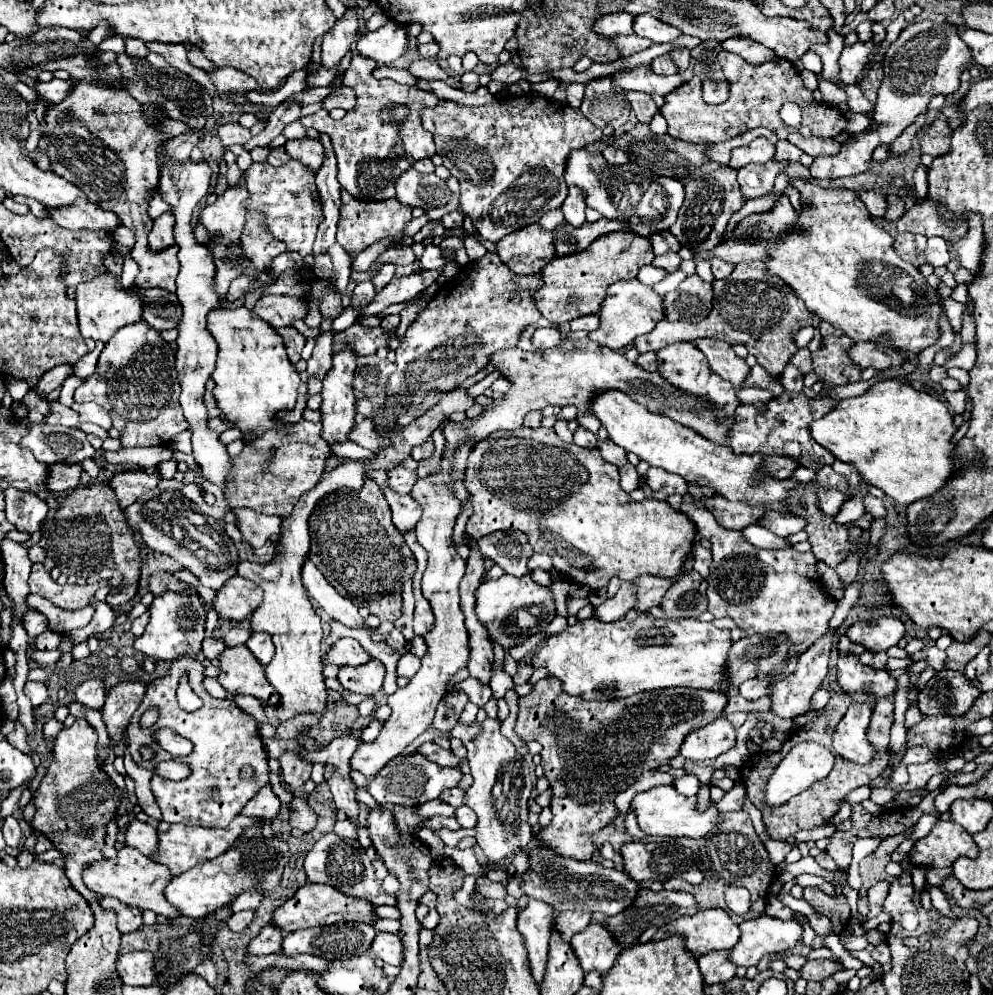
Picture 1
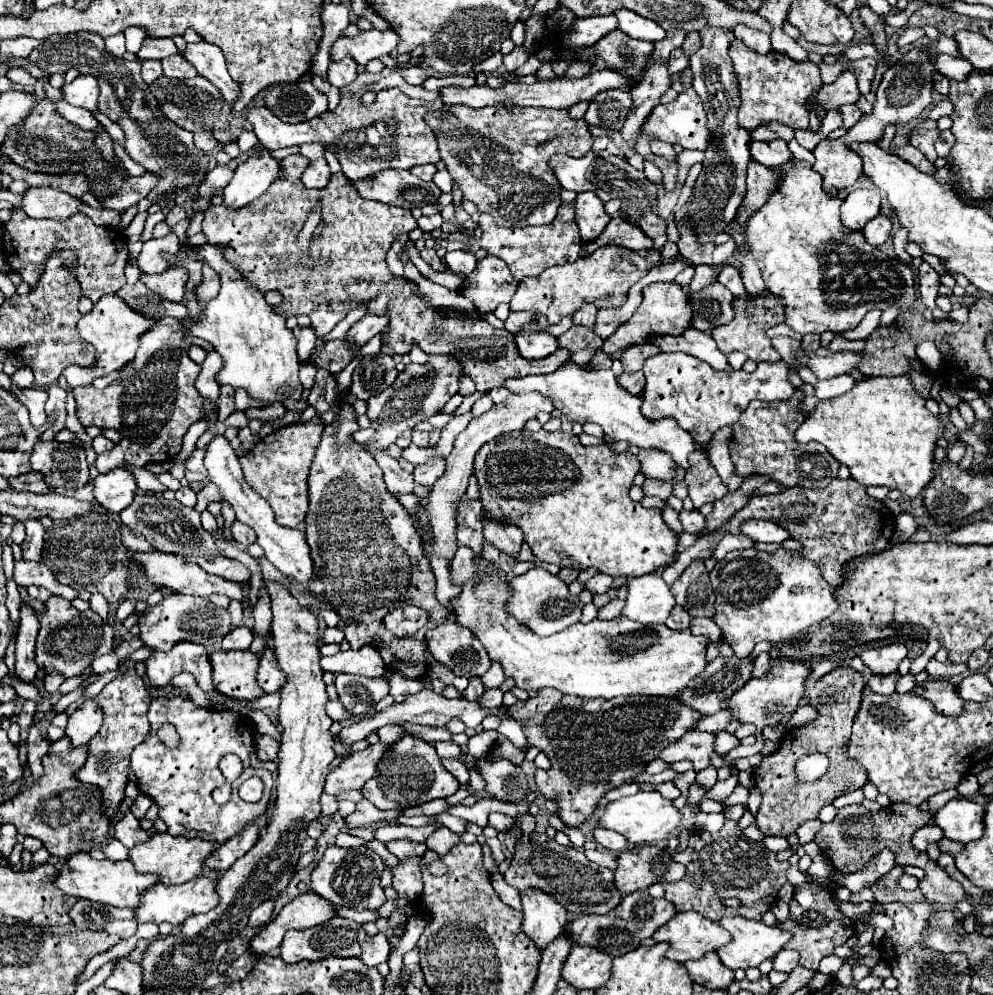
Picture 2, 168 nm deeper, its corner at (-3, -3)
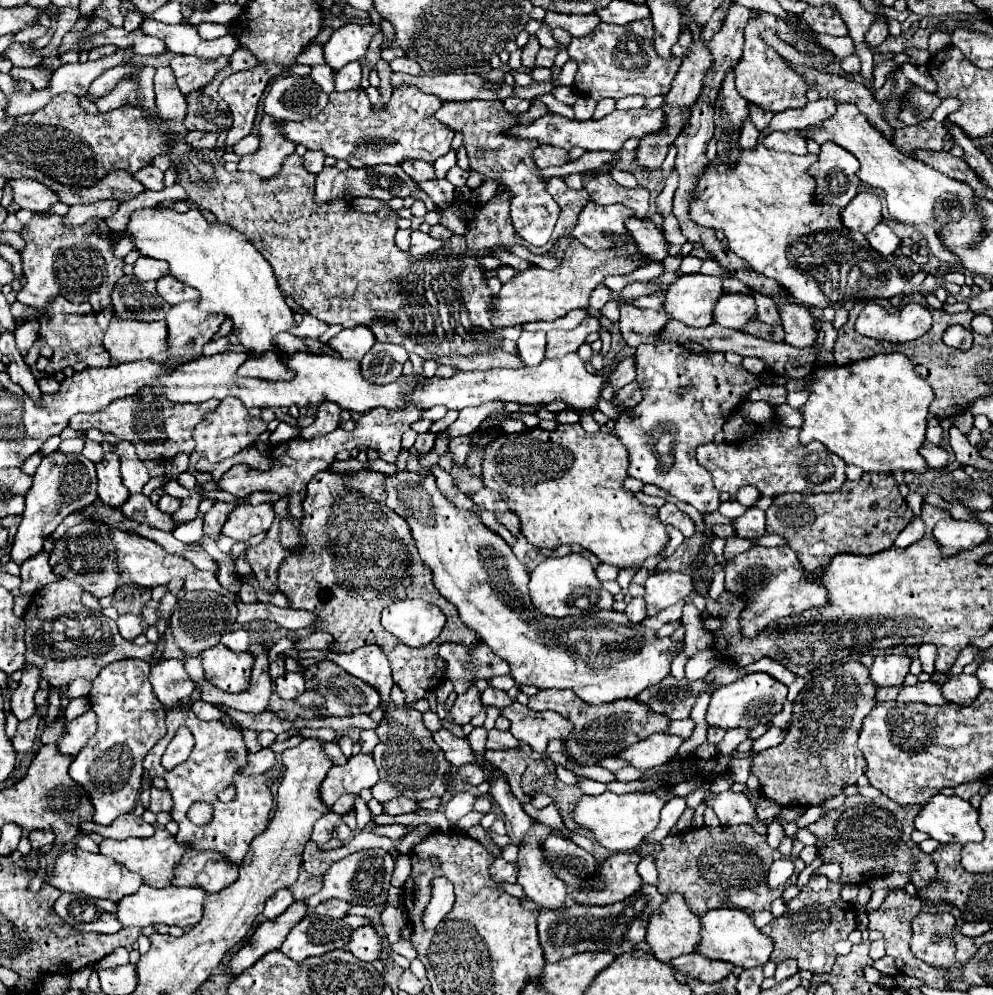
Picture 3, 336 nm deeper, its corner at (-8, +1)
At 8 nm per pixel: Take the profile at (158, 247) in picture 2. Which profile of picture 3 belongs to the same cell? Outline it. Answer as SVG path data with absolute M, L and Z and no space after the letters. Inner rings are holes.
M139 256L139 260L135 262L135 276L139 280L159 280L165 274L169 274L169 268L167 264L163 264L163 260Z

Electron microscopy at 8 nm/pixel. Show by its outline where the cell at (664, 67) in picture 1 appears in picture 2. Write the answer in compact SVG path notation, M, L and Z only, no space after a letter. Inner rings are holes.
M674 48L672 54L670 54L670 60L668 60L668 72L670 74L680 74L682 70L688 68L688 62L690 60L684 56L682 48Z

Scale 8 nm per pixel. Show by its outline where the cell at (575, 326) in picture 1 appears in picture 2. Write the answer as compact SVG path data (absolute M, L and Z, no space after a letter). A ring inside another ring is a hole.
M586 304L584 308L580 308L576 314L574 314L574 324L582 324L582 326L588 326L588 328L594 328L594 322L596 322L596 308L592 304Z

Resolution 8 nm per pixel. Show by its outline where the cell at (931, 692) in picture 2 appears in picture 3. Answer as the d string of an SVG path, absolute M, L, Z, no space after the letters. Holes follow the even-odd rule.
M917 682L915 686L901 686L897 702L923 702L923 704L947 704L935 682Z

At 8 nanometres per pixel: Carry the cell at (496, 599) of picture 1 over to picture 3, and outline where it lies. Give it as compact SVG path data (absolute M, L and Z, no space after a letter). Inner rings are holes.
M569 554L563 558L547 558L545 562L541 562L531 572L529 594L535 608L539 608L539 612L553 618L583 616L587 612L601 612L613 606L613 596L601 586L591 562L581 554Z

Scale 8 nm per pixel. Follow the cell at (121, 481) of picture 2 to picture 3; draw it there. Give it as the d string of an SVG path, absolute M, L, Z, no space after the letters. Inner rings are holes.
M115 452L105 454L97 464L97 478L99 478L99 500L107 506L119 508L123 500L127 500L129 490L121 482L121 472L119 472L119 456Z

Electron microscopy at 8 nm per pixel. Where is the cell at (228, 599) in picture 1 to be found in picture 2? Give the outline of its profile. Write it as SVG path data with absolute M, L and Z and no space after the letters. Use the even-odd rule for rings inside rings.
M134 552L132 556L134 556L134 560L144 568L148 580L154 582L154 584L158 584L158 586L166 586L166 588L170 588L170 590L174 590L174 592L192 594L192 596L202 596L202 598L210 598L212 594L224 594L224 596L228 596L230 600L238 600L238 602L244 600L244 588L246 588L244 582L234 582L234 580L226 580L226 578L222 578L222 576L208 574L206 570L202 570L202 568L200 568L198 564L194 564L194 562L184 562L182 558L172 556L172 554L166 554L166 552L150 552L150 554Z

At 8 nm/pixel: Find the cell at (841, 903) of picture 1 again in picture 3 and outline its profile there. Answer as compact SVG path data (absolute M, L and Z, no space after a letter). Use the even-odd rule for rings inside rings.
M813 876L811 882L801 888L799 896L787 902L785 914L781 918L773 918L767 926L761 928L761 932L767 934L775 944L775 950L771 954L771 960L775 964L793 958L797 960L799 968L813 974L831 972L837 958L833 944L837 940L845 940L849 932L855 930L855 920L851 920L855 916L855 908L849 902L841 900L841 888L841 884L831 882L827 876Z

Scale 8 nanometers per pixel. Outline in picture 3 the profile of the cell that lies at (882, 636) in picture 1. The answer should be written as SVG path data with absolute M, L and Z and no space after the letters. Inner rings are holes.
M879 654L875 656L875 662L871 666L871 680L875 686L901 686L907 672L909 672L911 660L907 656L895 656L895 654Z

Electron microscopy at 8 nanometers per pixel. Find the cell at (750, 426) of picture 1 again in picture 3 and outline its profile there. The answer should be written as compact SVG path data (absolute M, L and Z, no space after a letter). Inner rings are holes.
M769 422L755 430L751 438L741 442L721 442L703 444L697 448L697 460L703 468L713 474L713 484L719 492L729 492L735 496L739 488L751 484L761 496L779 496L785 492L799 494L821 494L835 492L845 482L845 462L833 452L809 452L807 446L799 444L799 432L787 428L781 422Z

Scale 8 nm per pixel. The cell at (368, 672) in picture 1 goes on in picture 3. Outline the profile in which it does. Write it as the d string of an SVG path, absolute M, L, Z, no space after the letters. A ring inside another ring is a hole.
M323 660L307 668L303 676L317 680L315 692L325 698L325 704L317 708L321 718L369 714L379 706L379 694L375 694L375 688L347 674L335 662Z

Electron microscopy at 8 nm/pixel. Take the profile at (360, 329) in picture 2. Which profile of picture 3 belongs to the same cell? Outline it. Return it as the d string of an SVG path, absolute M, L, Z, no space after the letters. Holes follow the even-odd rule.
M357 326L349 330L341 330L335 338L327 342L341 358L358 360L367 354L367 350L375 344L375 336L367 326Z

